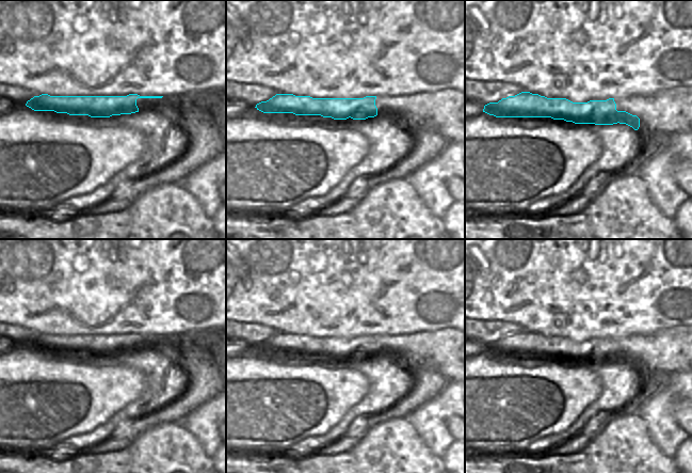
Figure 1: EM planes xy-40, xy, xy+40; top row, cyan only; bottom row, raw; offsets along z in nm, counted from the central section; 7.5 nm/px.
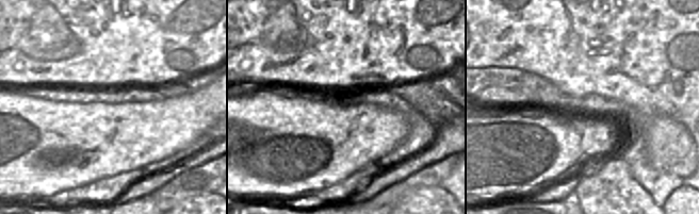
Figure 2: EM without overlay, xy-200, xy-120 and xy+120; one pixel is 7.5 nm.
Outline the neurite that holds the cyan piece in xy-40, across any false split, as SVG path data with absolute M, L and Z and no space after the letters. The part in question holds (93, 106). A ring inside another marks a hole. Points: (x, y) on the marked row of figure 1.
M42 94L27 101L26 106L34 111L54 111L69 115L88 115L91 117L110 117L131 114L144 110L164 113L174 121L179 120L181 110L195 105L186 96L50 96Z

